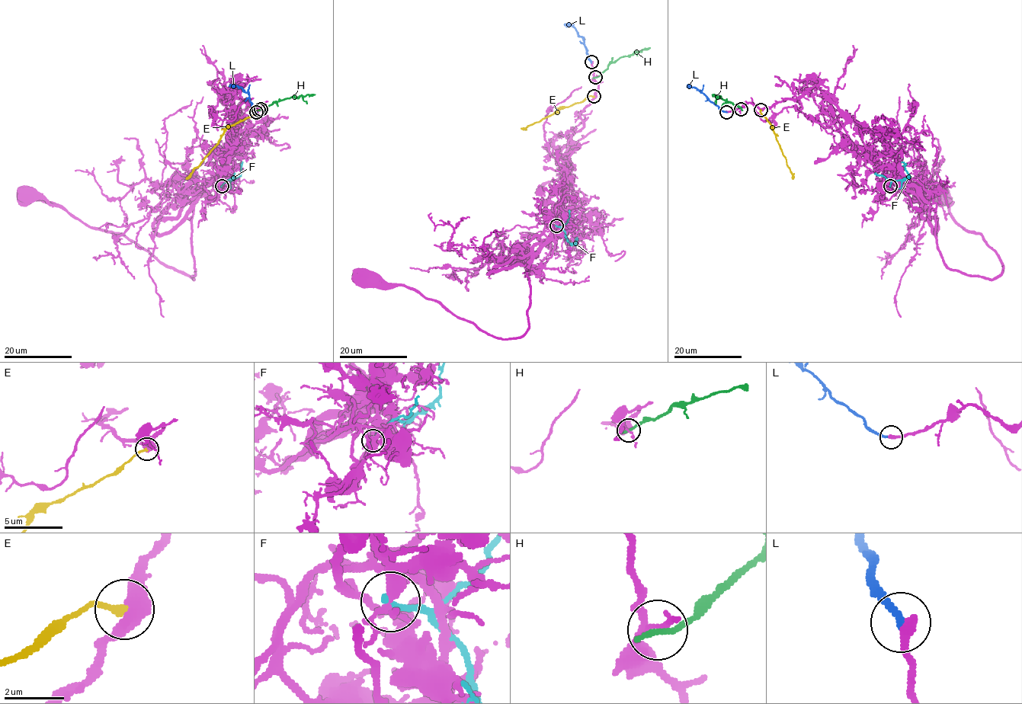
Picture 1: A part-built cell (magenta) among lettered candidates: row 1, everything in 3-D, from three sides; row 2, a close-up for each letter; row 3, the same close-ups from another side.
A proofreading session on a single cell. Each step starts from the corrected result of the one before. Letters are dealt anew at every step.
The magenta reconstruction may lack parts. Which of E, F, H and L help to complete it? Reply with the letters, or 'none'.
E, L

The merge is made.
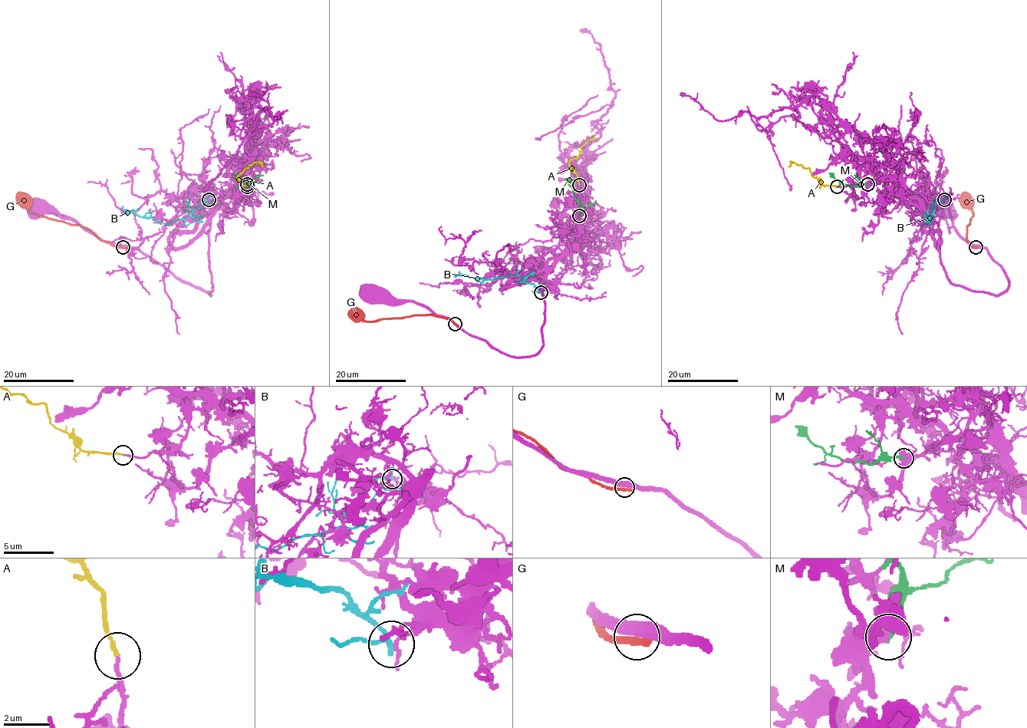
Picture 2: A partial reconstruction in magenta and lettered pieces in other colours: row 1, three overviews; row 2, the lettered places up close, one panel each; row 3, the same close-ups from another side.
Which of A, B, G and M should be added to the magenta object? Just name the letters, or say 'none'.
A

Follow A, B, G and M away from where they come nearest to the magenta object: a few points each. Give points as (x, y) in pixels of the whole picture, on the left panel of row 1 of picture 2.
A: (248, 186), (243, 186), (237, 177), (255, 162), (261, 163), (261, 167)
B: (209, 199), (202, 201), (192, 217), (177, 219), (168, 224), (126, 212), (123, 205)
G: (123, 247), (101, 241), (83, 227), (34, 213), (19, 192)
M: (246, 185), (241, 185), (239, 179), (232, 176)

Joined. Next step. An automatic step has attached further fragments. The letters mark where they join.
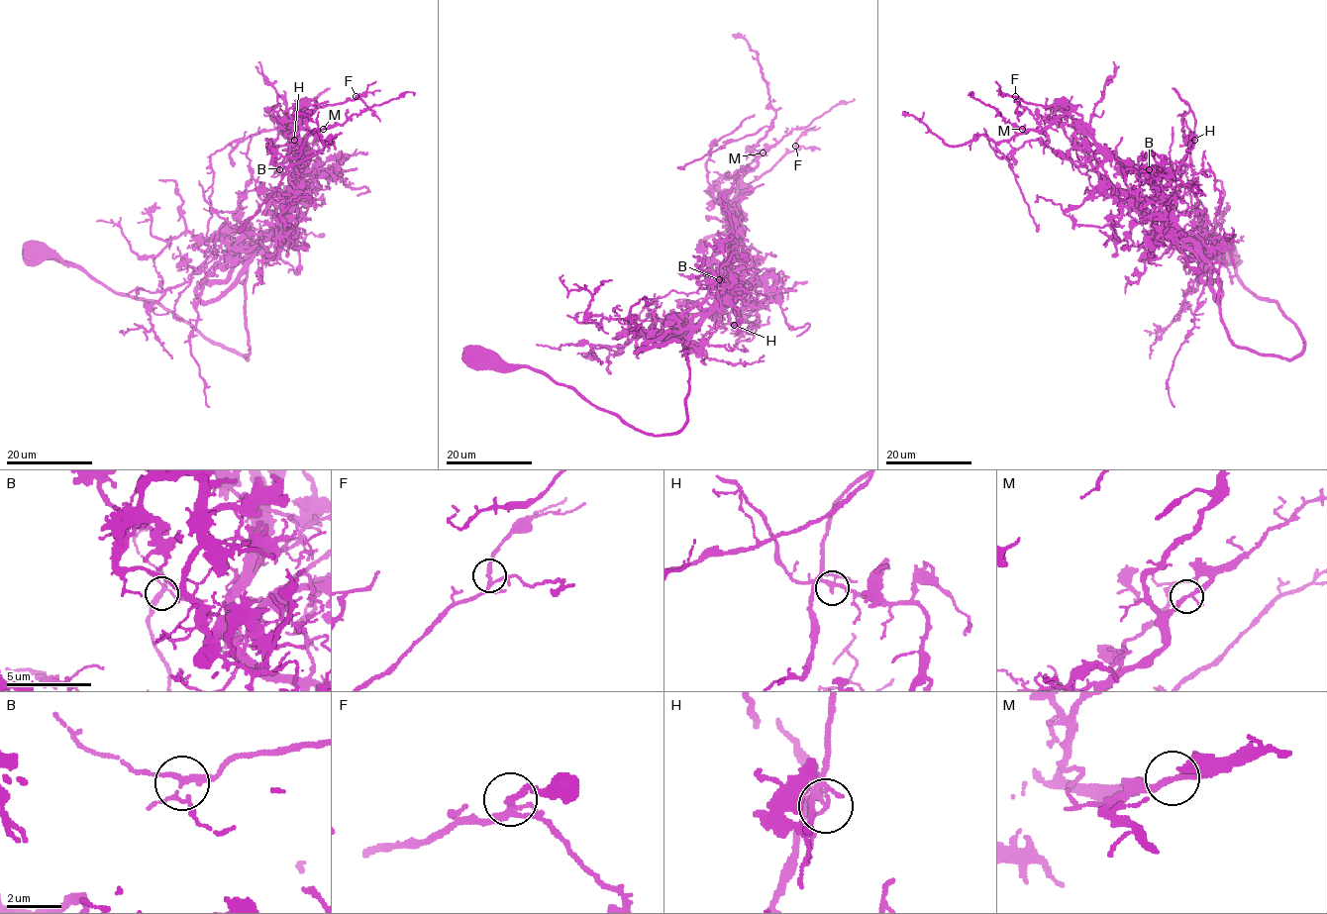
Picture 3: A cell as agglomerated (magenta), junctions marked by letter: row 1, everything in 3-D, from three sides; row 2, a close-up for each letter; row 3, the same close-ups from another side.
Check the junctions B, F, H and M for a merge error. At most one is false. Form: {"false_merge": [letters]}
{"false_merge": ["H"]}

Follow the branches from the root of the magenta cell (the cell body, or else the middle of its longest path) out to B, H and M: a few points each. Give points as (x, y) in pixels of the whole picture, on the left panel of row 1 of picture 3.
B: (35, 252), (160, 304), (247, 359), (247, 258), (275, 233), (291, 192), (315, 175), (273, 176), (279, 169)
H: (35, 252), (160, 304), (247, 359), (247, 258), (275, 233), (291, 192), (315, 174), (318, 147), (294, 139)
M: (35, 252), (160, 304), (247, 359), (247, 258), (275, 233), (303, 172), (288, 118), (323, 128)

